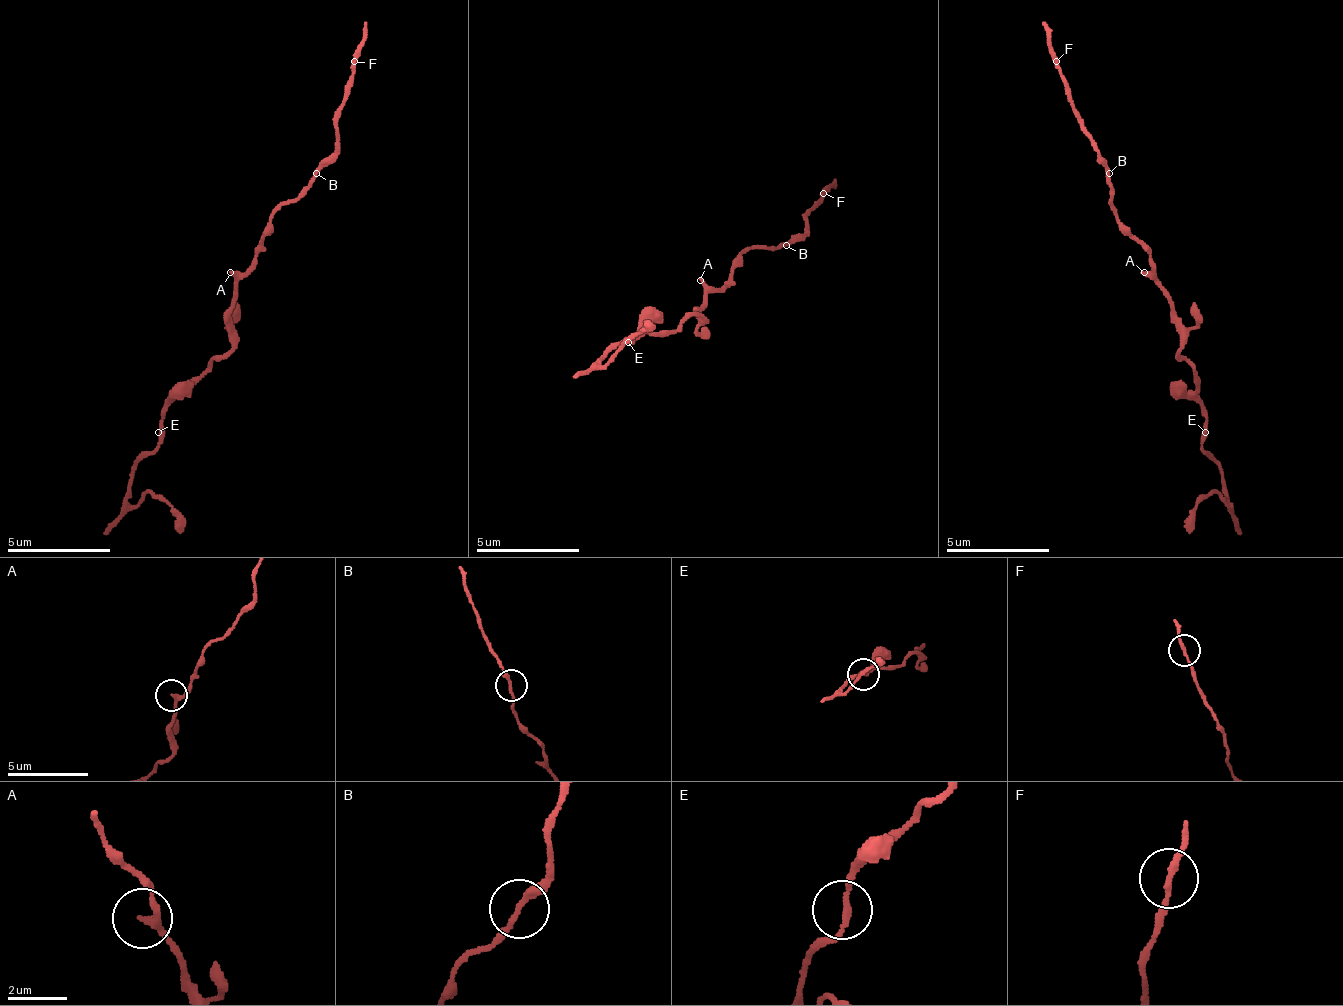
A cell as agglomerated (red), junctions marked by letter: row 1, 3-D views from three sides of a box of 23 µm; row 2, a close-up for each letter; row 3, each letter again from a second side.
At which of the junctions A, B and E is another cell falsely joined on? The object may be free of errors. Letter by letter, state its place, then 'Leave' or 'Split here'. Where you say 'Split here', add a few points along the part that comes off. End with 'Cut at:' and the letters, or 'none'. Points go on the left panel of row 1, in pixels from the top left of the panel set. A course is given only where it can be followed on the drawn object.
A: Place: (230, 272). Leave
B: Place: (316, 173). Leave
E: Place: (158, 432). Leave
Cut at: none

